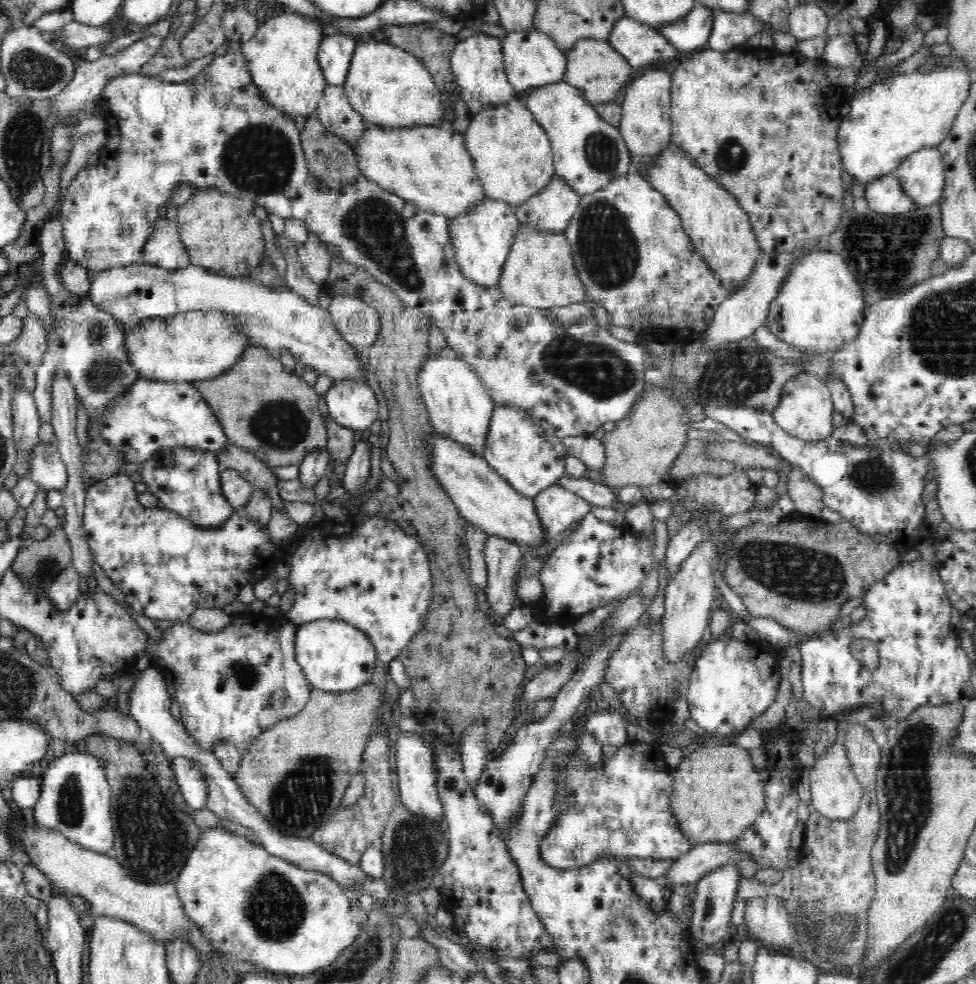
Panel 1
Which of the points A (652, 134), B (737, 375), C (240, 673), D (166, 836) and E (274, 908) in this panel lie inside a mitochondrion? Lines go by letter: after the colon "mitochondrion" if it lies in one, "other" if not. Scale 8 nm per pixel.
A: other
B: mitochondrion
C: mitochondrion
D: mitochondrion
E: mitochondrion

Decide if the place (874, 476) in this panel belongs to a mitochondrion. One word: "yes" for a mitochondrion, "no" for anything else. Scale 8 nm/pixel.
yes

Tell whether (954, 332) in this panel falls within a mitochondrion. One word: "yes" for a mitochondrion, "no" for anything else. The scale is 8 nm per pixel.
yes

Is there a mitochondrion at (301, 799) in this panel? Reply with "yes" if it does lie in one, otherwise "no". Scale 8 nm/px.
yes

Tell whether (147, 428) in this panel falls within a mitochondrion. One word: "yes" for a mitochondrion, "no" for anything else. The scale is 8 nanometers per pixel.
no

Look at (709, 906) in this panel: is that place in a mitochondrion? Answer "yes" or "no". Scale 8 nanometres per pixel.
yes

